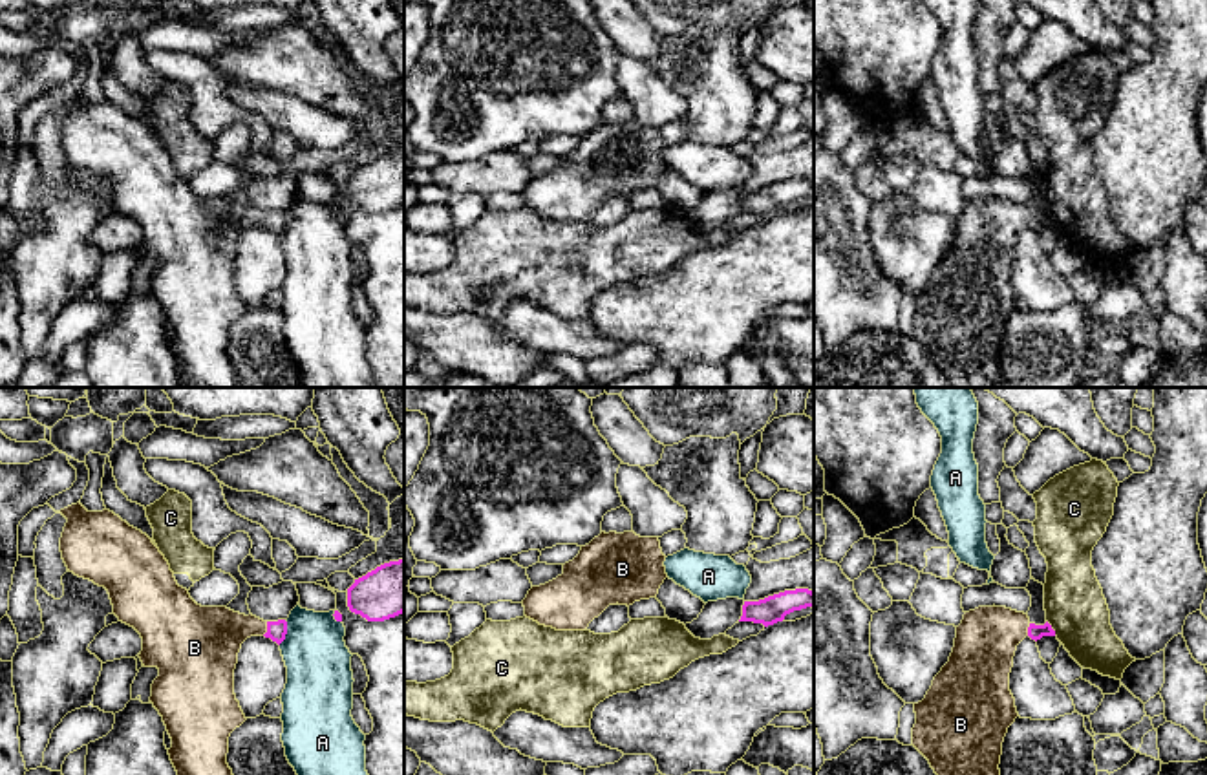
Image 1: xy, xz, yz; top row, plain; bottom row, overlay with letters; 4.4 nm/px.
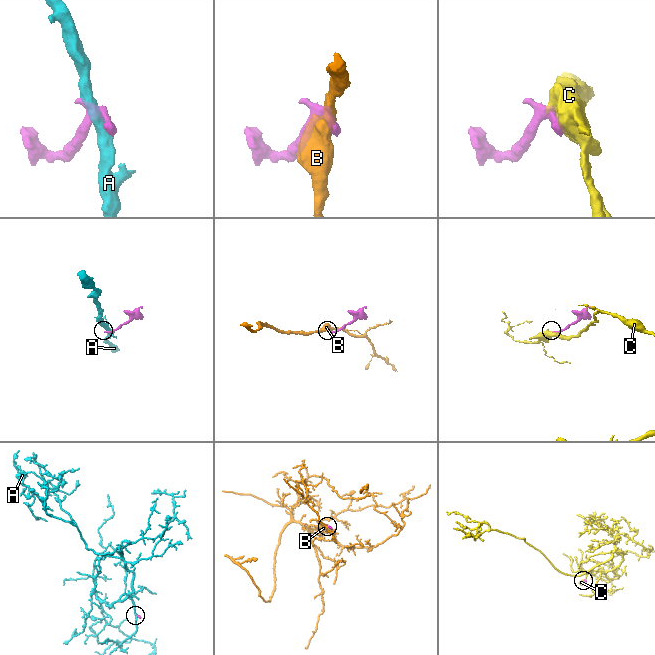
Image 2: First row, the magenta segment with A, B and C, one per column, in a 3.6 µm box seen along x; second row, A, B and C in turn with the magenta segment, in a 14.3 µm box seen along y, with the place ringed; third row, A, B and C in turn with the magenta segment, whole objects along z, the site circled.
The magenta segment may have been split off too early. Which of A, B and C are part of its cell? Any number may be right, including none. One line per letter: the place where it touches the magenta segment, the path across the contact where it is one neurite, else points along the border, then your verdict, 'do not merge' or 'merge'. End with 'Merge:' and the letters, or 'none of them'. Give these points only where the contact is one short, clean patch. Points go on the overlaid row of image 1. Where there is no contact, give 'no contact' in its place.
A: contact xy (286, 633); border xy (286, 620), (286, 636), (278, 644); do not merge
B: contact xy (267, 629); way xy (277, 631), (267, 629), (225, 629), (213, 636); merge
C: contact yz (1050, 627); border yz (1046, 620), (1056, 635); do not merge
Merge: B

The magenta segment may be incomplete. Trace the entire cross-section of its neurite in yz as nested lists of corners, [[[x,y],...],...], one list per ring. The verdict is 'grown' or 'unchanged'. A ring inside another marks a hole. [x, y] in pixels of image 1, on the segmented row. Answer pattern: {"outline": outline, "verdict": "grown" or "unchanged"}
{"outline": [[[978,607],[964,614],[949,662],[935,676],[925,698],[914,704],[913,746],[936,775],[1000,775],[1002,742],[1019,717],[1009,673],[1017,645],[1026,636],[1037,642],[1055,636],[1055,631],[1048,621],[1035,625],[1028,614],[1006,607]]], "verdict": "grown"}

